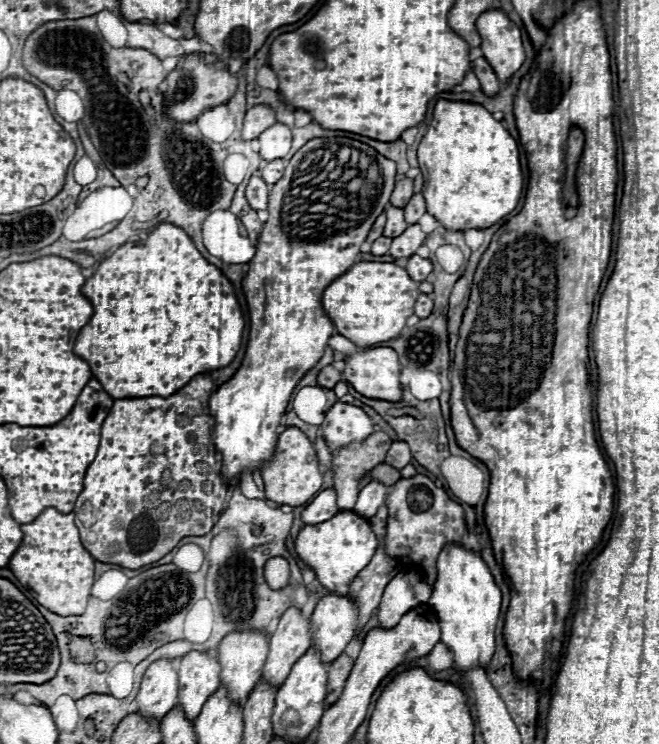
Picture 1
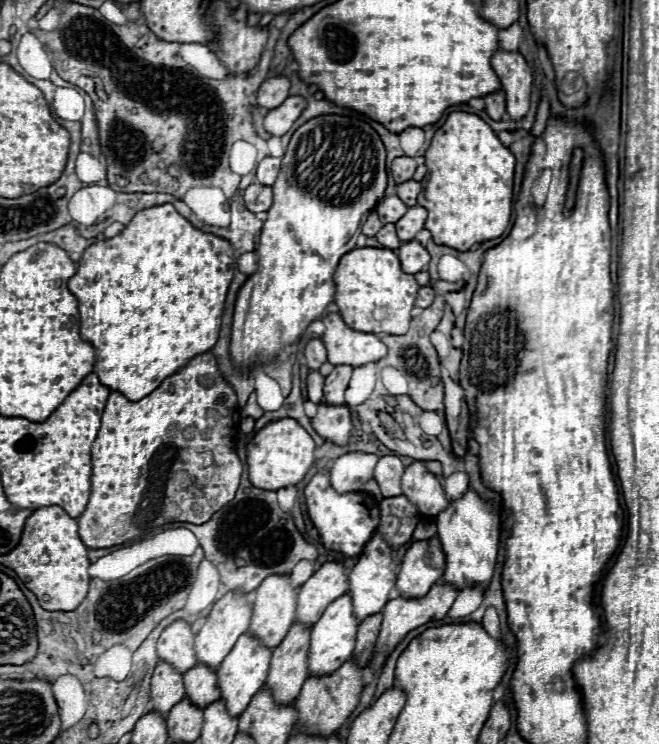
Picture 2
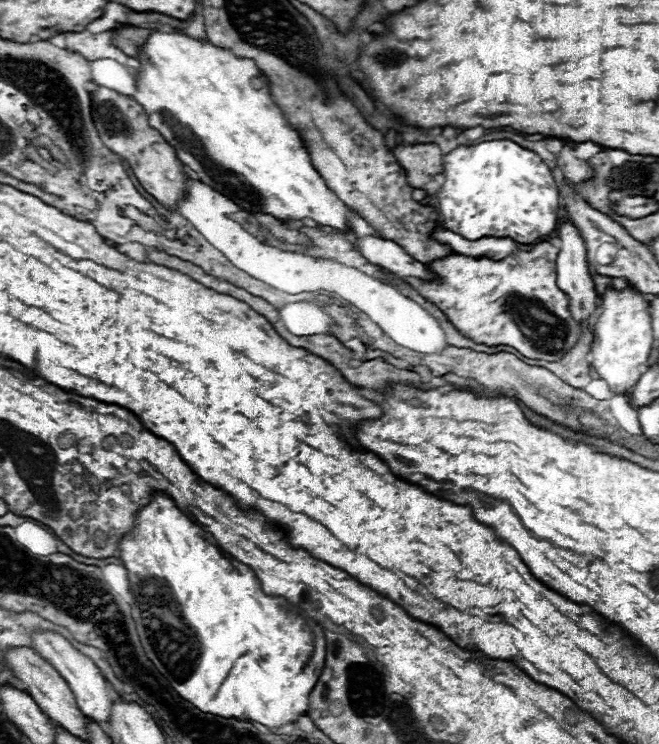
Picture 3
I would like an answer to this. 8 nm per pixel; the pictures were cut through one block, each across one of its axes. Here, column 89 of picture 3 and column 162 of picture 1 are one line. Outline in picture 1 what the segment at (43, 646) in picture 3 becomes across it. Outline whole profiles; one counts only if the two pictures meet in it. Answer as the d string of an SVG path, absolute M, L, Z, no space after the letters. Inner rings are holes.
M160 658L150 664L142 678L136 708L144 716L162 718L178 704L178 672L174 660Z

